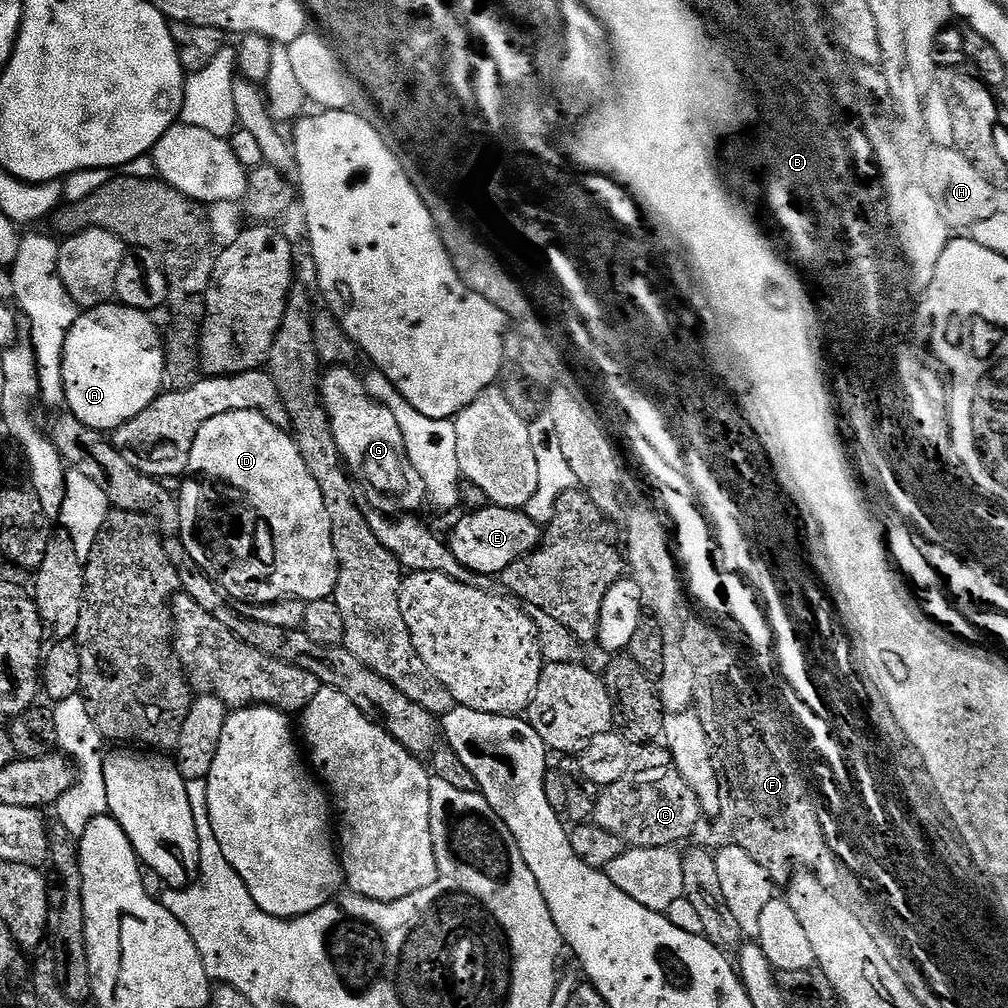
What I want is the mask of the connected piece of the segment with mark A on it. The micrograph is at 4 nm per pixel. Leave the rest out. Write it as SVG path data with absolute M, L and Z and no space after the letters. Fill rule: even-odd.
M119 302L99 304L77 315L70 334L66 334L66 346L62 354L62 382L66 386L66 408L78 422L94 430L111 434L130 418L138 418L146 406L156 401L165 387L164 341L162 332L156 329L153 317L146 312L128 308Z

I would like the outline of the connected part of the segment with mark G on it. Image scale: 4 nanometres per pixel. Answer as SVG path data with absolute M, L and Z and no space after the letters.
M348 366L329 367L320 382L320 397L324 399L324 409L330 418L343 467L362 489L363 499L364 496L368 499L371 509L393 518L419 513L419 508L428 500L428 491L426 482L422 482L422 474L414 470L406 454L398 418L394 418L386 406L370 398L367 383L352 371Z

